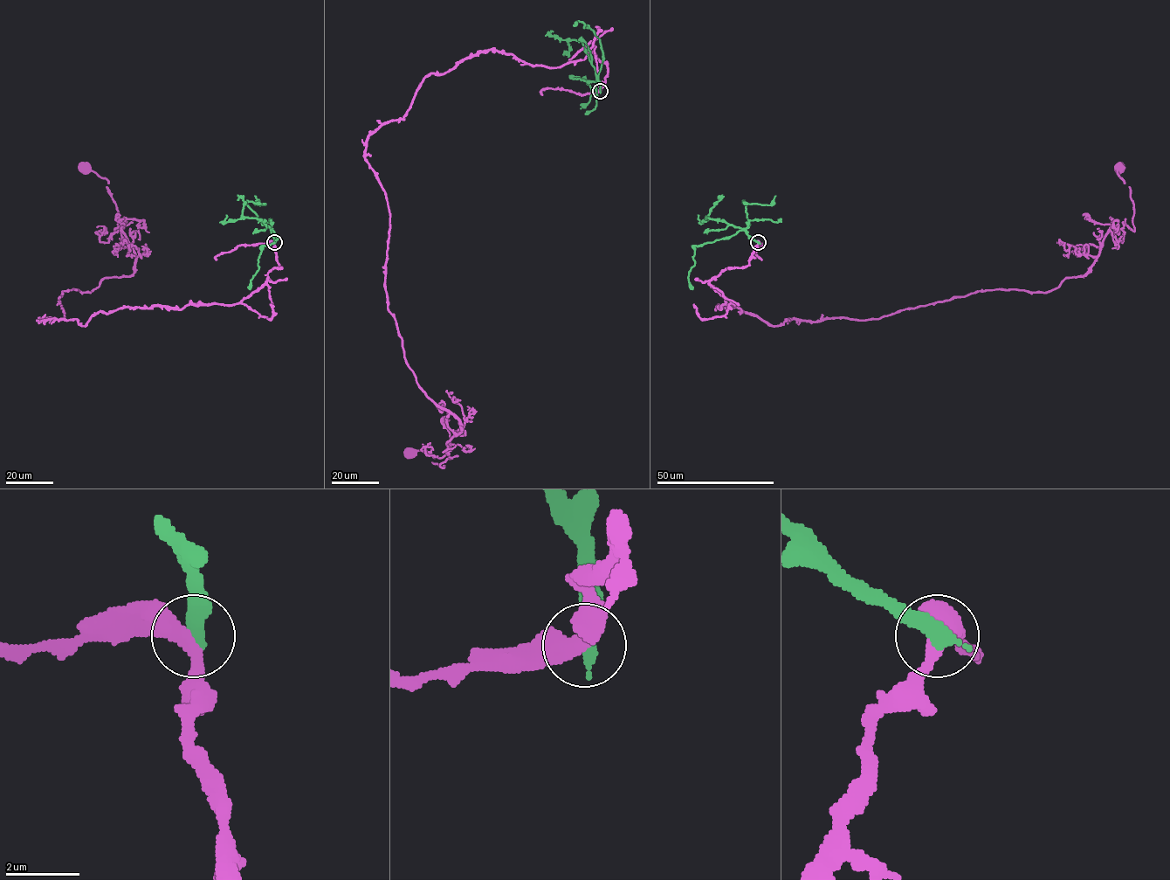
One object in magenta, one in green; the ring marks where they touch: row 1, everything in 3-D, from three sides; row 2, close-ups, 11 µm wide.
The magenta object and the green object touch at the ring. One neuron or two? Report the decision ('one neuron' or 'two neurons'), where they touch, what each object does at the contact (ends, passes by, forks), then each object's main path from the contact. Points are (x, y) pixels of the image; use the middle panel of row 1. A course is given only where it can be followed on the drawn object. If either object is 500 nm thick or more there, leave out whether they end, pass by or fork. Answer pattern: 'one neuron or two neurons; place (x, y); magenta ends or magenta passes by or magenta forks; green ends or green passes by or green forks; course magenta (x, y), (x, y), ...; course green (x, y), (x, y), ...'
two neurons; place (600, 91); course magenta (600, 91), (591, 42), (559, 66), (479, 51), (369, 135), (388, 308), (461, 427), (443, 467), (409, 452); course green (600, 91), (600, 39), (581, 21), (574, 25)

